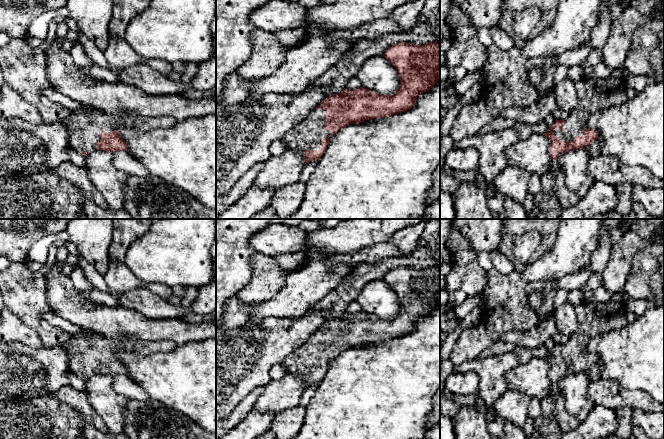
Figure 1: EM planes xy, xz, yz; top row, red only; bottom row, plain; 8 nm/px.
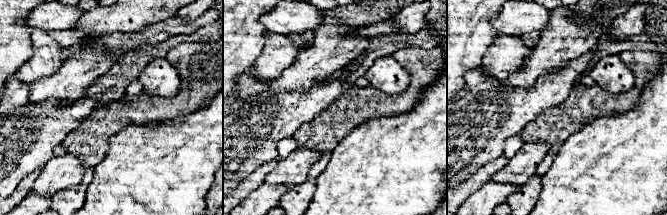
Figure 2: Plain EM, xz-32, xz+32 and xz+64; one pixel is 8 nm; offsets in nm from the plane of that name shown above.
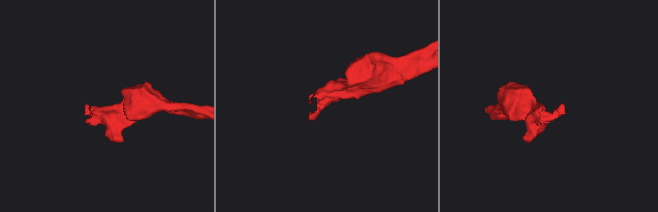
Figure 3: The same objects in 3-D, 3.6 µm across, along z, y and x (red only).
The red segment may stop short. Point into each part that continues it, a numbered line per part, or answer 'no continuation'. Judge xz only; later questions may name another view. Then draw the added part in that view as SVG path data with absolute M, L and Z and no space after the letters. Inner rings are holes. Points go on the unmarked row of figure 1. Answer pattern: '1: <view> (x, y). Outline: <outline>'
1: xz (306, 359). Outline: M314 333L307 341L296 348L283 361L287 374L299 375L320 374L321 363L328 362L331 356L324 353L326 334Z

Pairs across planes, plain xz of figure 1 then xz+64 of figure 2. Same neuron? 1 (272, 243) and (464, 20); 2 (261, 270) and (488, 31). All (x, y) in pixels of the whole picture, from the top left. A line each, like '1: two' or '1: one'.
1: two
2: two

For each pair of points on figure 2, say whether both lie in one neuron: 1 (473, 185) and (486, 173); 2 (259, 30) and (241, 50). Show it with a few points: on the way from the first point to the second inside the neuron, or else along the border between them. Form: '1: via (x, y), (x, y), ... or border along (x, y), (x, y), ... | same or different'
1: via (476, 182), (483, 175) | same
2: via (254, 35), (244, 45) | same

